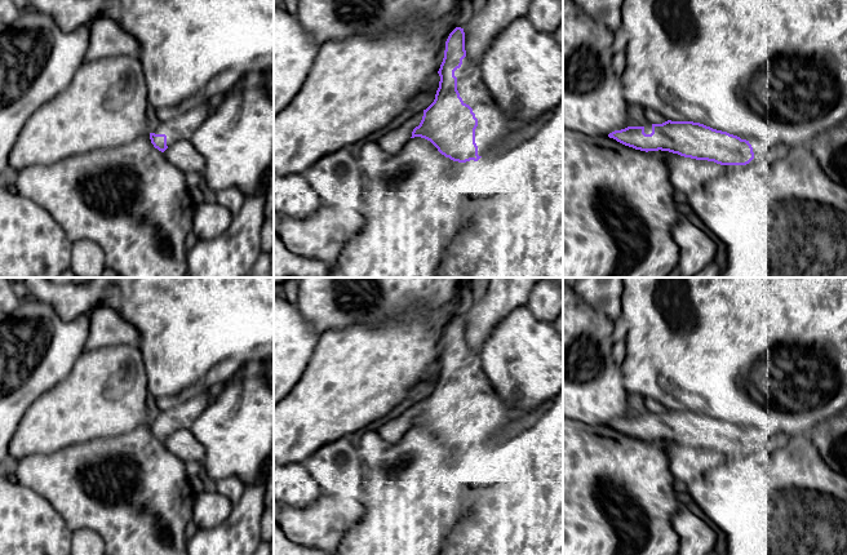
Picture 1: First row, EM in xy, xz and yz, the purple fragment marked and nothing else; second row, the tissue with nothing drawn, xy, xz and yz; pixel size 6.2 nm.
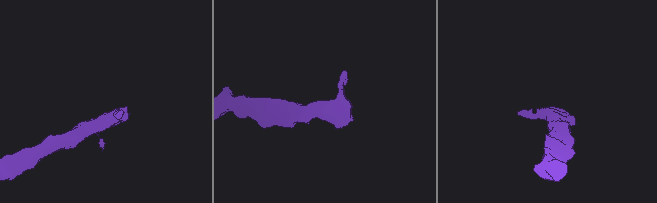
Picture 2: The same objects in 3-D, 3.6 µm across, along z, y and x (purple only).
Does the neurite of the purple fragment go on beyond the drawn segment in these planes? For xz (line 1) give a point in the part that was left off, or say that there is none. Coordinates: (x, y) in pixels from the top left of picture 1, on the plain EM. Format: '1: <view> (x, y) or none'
1: xz (493, 414)

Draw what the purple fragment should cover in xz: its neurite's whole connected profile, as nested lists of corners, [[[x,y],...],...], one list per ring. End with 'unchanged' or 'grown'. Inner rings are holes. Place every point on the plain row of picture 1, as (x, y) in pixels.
[[[456,316],[445,330],[444,347],[438,360],[439,377],[434,391],[424,399],[412,426],[430,430],[438,440],[453,450],[478,450],[491,441],[502,429],[519,419],[516,410],[509,408],[487,378],[479,354],[466,346],[464,318]]]; grown

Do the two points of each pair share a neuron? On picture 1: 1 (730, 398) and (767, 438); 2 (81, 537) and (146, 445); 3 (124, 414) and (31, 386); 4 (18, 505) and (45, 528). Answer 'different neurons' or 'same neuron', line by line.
1: different neurons
2: different neurons
3: different neurons
4: same neuron

